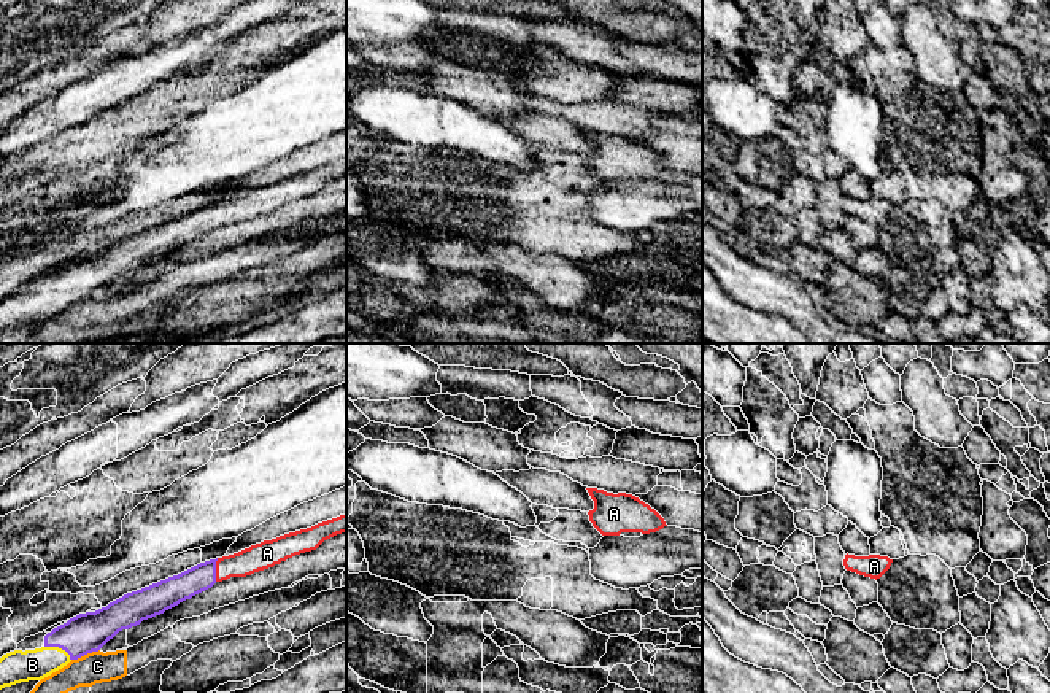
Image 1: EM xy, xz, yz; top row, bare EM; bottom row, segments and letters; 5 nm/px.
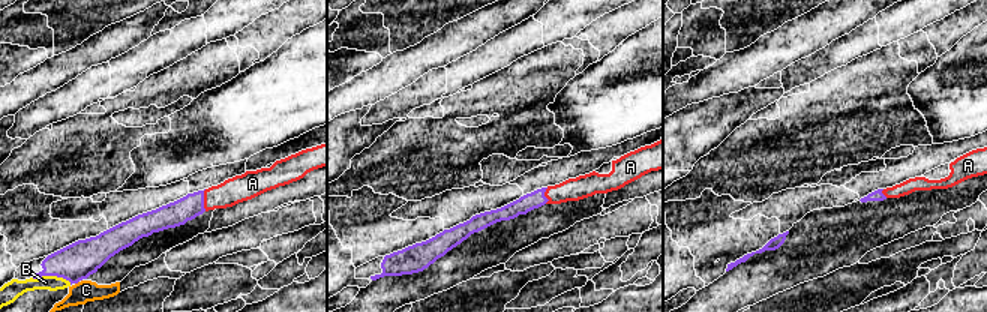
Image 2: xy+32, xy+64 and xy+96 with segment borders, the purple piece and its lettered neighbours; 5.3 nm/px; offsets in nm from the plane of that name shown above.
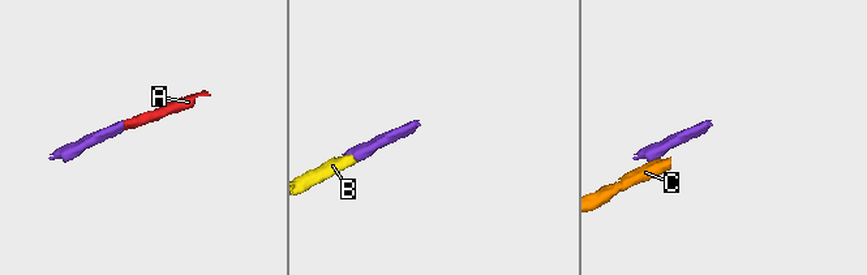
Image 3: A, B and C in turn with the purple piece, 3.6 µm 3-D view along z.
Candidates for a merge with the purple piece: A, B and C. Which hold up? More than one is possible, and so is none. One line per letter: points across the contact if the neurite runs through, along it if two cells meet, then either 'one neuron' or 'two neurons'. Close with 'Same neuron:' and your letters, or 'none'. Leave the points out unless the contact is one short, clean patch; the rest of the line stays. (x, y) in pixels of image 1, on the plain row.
A: runs through xy (173, 234), (215, 213), (242, 209), (259, 201); one neuron
B: runs through xy (86, 277), (59, 291), (37, 309), (16, 310); one neuron
C: border along xy (99, 293), (72, 304); two neurons
Same neuron: A, B

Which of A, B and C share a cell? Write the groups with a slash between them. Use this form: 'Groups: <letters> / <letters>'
Groups: A B / C

